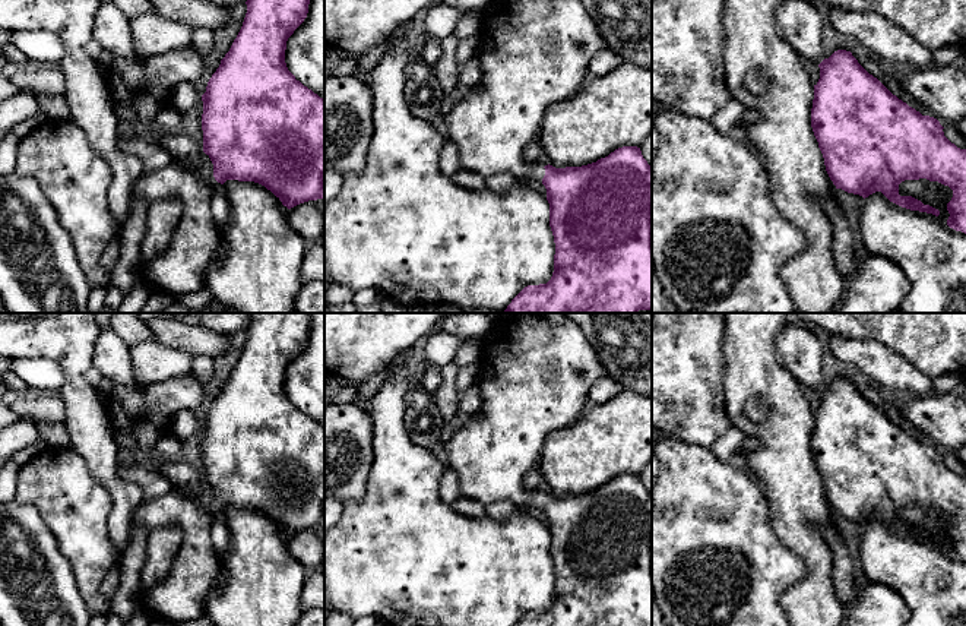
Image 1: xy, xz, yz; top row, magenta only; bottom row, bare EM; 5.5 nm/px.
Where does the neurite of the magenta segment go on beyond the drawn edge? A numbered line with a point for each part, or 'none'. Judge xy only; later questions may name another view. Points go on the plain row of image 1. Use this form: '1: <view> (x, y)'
none

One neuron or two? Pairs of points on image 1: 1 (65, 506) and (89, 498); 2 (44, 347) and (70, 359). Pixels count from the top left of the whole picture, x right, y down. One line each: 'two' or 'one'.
1: one
2: one

